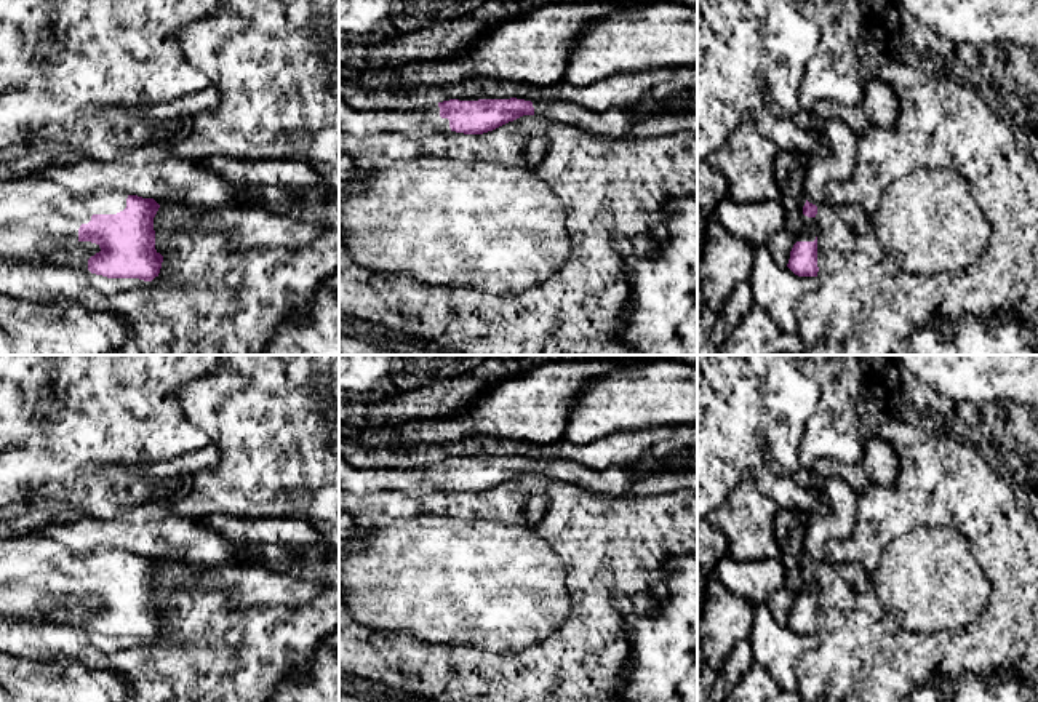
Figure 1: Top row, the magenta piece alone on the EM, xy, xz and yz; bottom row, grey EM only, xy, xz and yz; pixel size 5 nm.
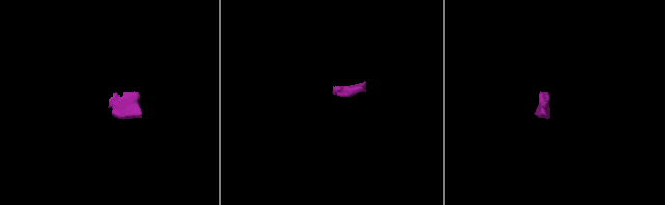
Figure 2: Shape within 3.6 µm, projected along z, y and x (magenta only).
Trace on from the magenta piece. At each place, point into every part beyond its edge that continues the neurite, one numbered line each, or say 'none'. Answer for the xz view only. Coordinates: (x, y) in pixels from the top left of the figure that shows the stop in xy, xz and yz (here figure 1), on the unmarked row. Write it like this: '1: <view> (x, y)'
1: xz (426, 478)
2: xz (616, 480)

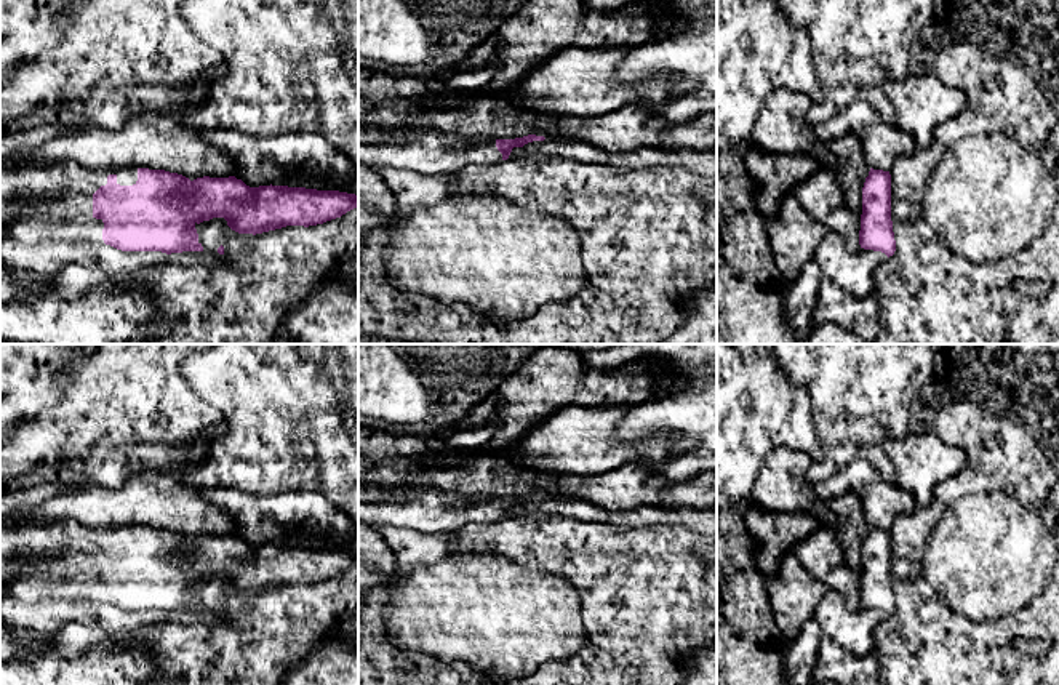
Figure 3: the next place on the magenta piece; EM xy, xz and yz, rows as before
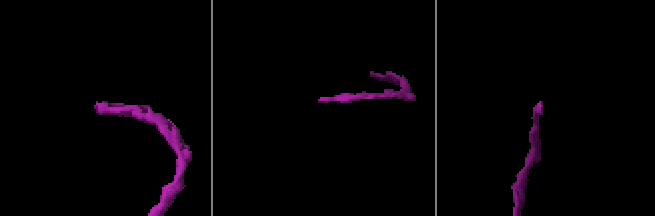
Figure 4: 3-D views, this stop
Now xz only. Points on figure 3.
1: xz (437, 511)

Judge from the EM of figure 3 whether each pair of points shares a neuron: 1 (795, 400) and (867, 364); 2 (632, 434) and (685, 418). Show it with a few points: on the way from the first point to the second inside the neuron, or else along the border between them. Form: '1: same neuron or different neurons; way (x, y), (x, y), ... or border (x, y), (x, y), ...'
1: different neurons; border (781, 368), (794, 384), (807, 391), (816, 431)
2: same neuron; way (645, 421), (650, 418), (672, 418)

